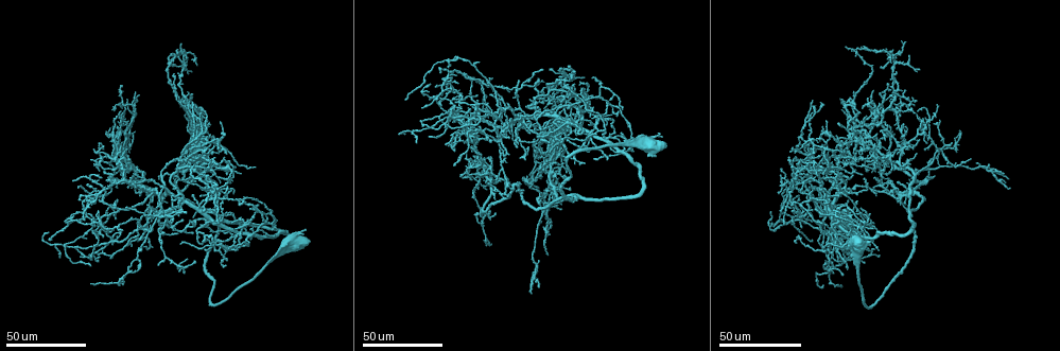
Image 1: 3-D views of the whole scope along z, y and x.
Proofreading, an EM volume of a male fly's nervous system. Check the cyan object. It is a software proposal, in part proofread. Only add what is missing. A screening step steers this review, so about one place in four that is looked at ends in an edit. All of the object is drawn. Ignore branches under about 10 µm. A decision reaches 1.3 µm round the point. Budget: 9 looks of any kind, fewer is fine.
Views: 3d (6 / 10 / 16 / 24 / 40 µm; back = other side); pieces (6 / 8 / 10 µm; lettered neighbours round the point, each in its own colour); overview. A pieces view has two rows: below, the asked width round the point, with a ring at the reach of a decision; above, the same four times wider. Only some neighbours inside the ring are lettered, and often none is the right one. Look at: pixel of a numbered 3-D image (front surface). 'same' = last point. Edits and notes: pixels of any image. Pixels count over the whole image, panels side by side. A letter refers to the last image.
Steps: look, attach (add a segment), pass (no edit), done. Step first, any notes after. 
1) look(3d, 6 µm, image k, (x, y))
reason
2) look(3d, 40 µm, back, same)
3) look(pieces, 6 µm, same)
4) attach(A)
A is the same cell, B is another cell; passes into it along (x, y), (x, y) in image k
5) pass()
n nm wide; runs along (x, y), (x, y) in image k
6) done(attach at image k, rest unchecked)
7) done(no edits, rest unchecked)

look(3d, 40 µm, image 1, (221, 240))
branch stops here

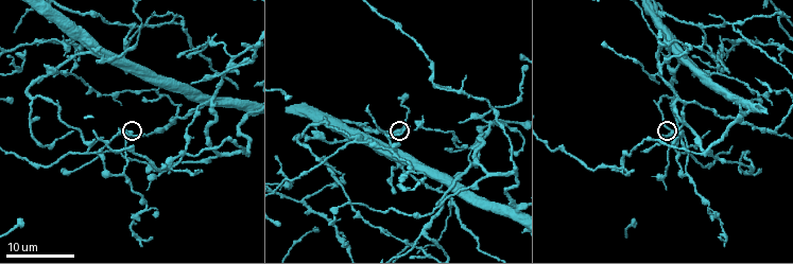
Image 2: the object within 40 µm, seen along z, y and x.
look(pieces, 8 µm, image 2, (141, 136))

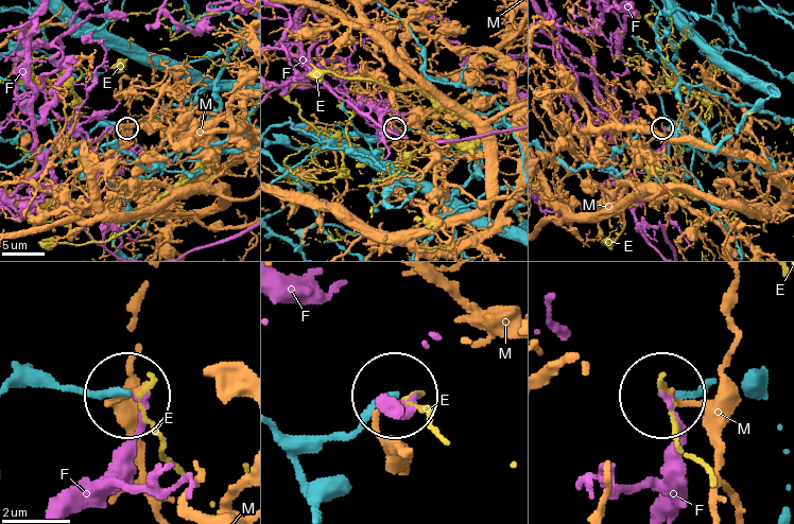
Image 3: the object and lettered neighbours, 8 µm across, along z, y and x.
pass()
E, F and M are other cells; no lettered segment goes on from it

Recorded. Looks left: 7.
look(3d, 16 µm, image 2, (756, 80))
free end

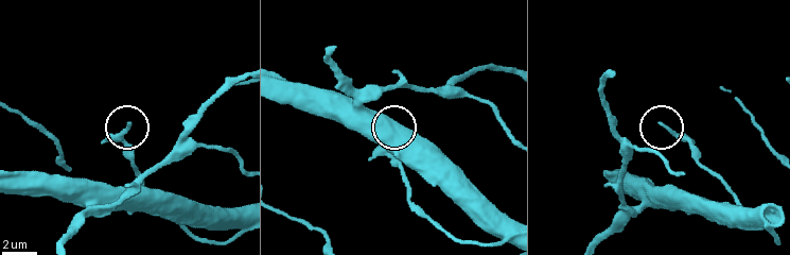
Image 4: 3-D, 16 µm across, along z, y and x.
look(pieces, 8 µm, image 4, (130, 123))
see the neighbours

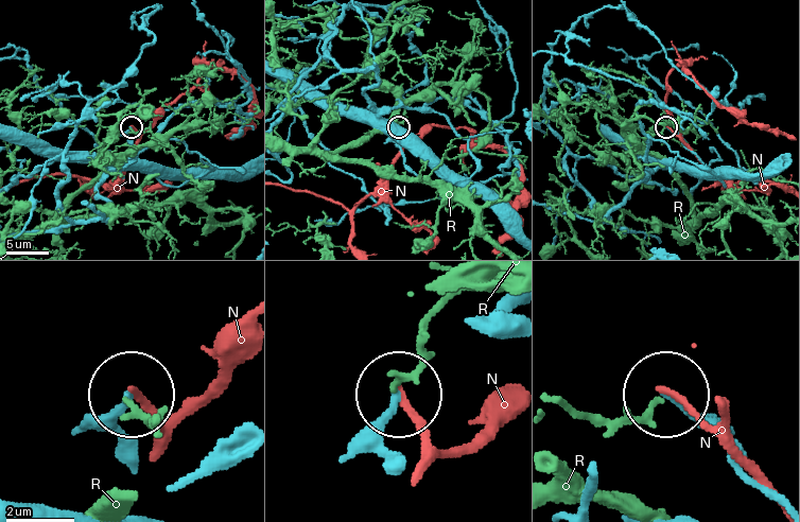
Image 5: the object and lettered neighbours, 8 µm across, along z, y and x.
pass()
160 nm wide; N and R are other cells; runs along (131, 441), (112, 421), (127, 393) in image 5; no lettered segment goes on from it

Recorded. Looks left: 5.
look(3d, 40 µm, image 1, (575, 162))
branch stops here

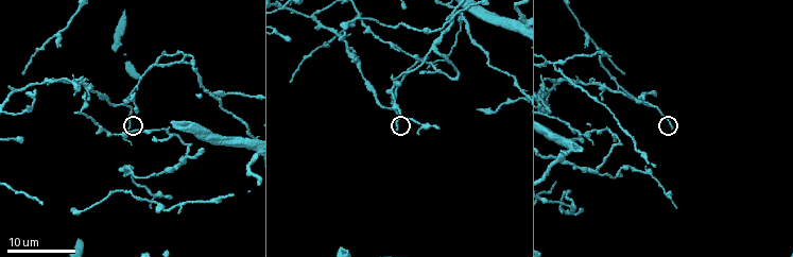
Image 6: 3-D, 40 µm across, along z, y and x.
look(pieces, 8 µm, image 6, (395, 129))

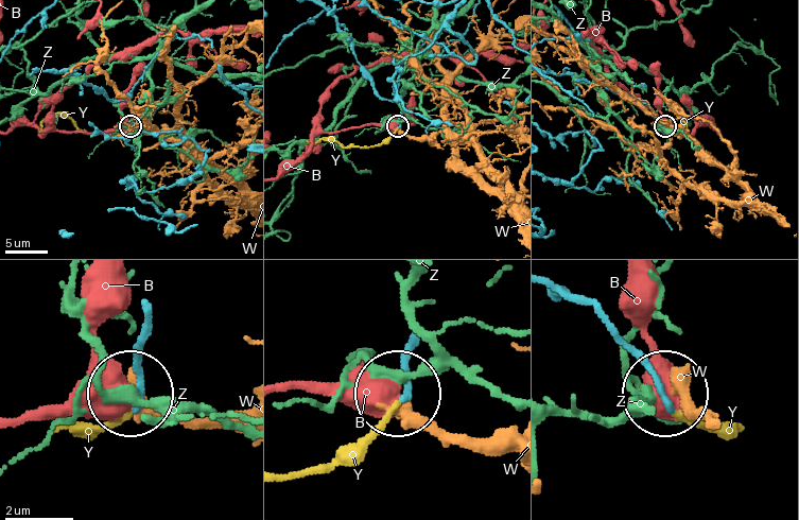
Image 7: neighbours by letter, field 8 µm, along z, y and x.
attach(Y)
180 nm wide; Y is the same cell, B, W and Z are other cells; passes into it along (412, 350), (409, 394), (369, 436), (317, 468), (283, 477) in image 7; the neuron continues

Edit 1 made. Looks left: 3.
look(overview)

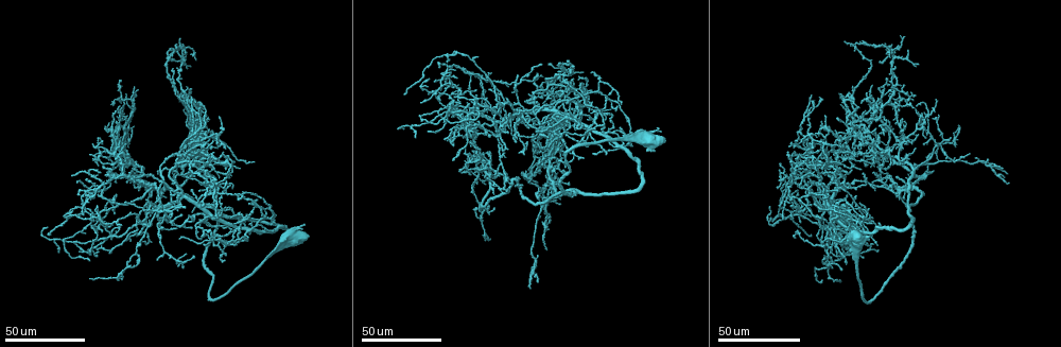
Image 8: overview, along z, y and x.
look(3d, 24 µm, image 8, (509, 131))
an open end

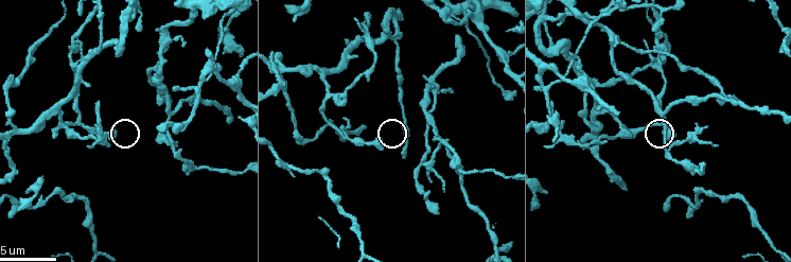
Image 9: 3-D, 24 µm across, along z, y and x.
look(pieces, 8 µm, image 9, (380, 147))
see the neighbours

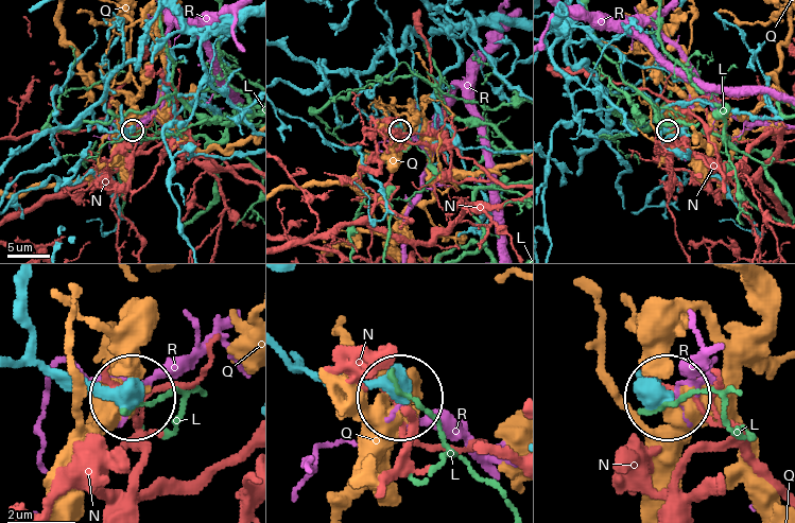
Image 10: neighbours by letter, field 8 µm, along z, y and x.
pass()
L, N, Q and R are other cells; no lettered segment goes on from it

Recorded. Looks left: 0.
done(attach at image 7, rest unchecked)

